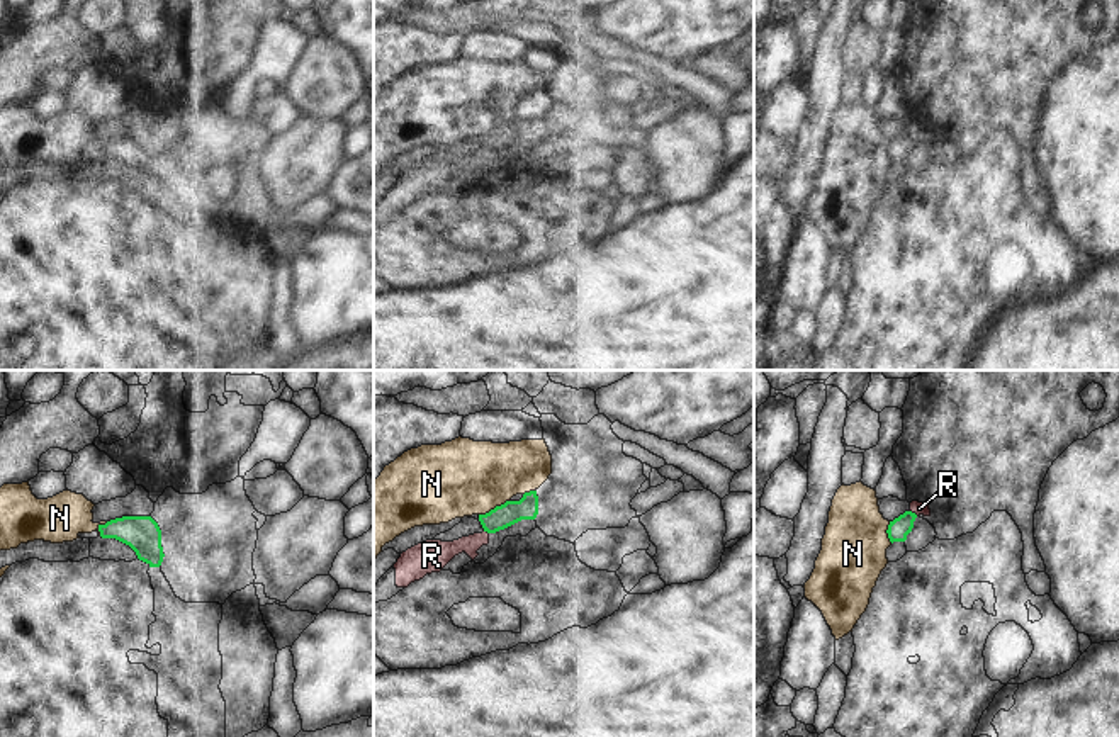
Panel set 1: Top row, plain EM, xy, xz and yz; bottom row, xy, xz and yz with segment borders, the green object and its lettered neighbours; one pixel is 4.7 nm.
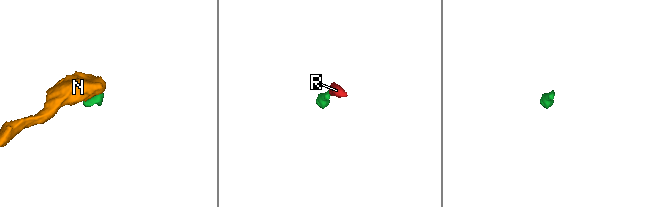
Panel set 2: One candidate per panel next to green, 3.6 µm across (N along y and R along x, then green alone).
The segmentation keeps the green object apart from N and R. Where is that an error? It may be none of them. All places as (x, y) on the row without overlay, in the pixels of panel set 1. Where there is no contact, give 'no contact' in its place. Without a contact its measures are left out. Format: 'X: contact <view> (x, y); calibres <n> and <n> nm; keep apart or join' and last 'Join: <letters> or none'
N: contact xz (494, 128); calibres 110 and 360 nm; keep apart
R: contact yz (914, 133); calibres 100 and 60 nm; keep apart
Join: none

